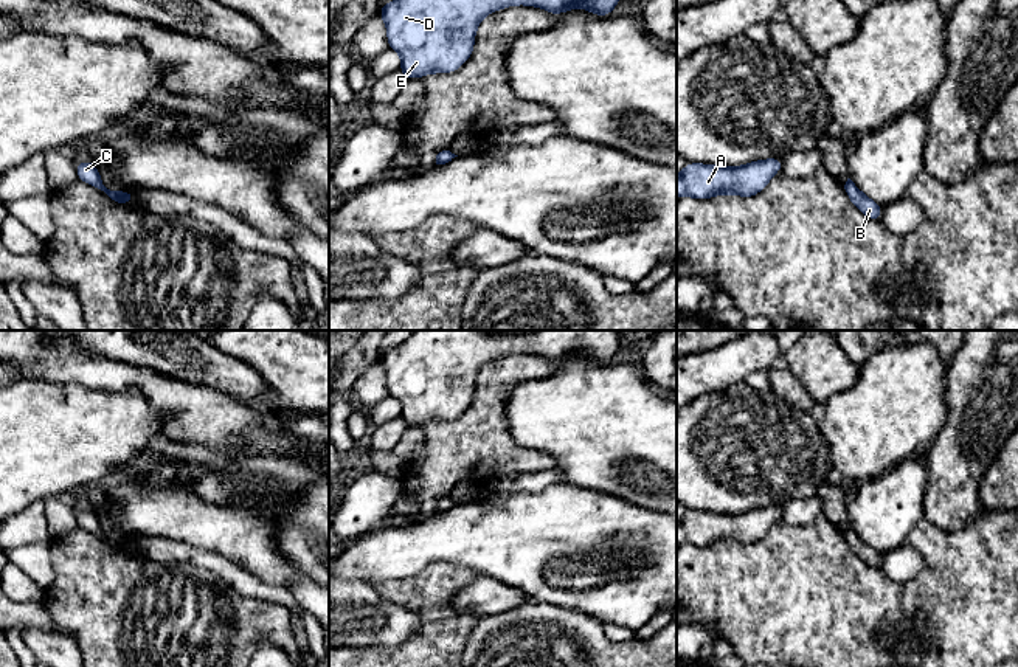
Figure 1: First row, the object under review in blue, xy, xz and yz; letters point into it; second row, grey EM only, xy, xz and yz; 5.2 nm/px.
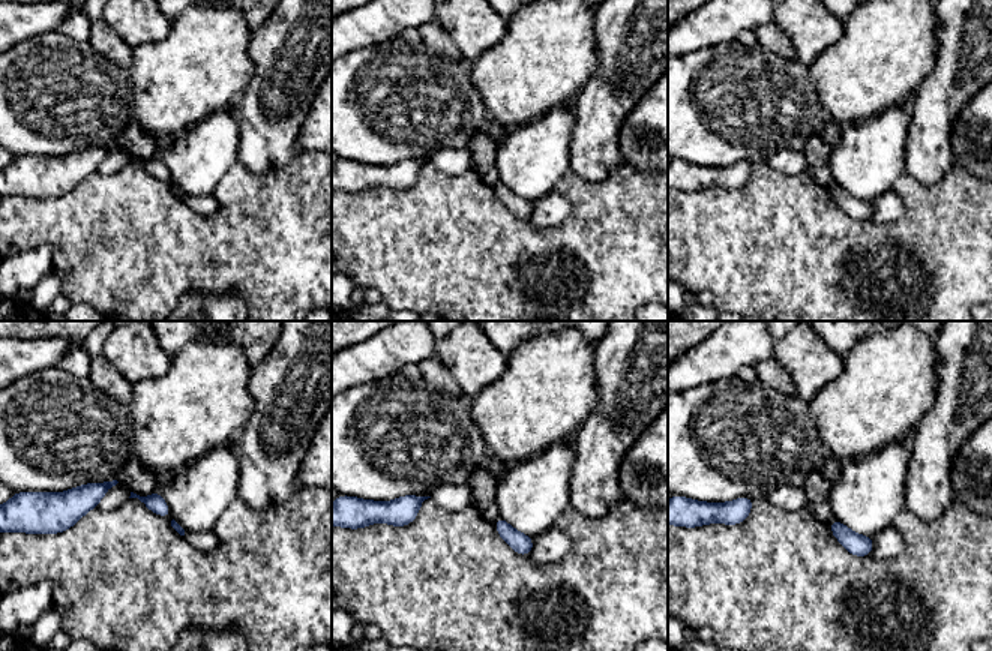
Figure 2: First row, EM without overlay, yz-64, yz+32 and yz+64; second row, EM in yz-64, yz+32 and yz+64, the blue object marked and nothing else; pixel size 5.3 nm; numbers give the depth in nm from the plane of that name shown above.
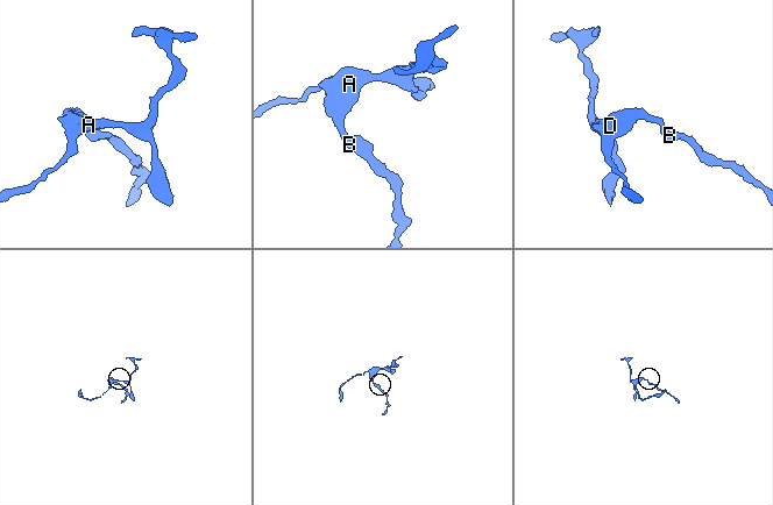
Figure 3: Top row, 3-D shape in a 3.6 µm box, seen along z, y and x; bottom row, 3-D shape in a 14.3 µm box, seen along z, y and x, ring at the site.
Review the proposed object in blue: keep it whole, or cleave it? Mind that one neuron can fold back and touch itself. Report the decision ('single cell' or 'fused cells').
single cell

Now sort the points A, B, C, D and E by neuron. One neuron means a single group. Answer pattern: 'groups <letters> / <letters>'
groups A B C D E

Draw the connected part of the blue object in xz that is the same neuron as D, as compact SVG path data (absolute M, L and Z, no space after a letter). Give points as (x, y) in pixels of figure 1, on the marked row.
M393 0L380 8L385 20L388 48L402 57L400 73L405 78L422 78L430 73L456 71L473 51L475 33L480 22L490 12L514 5L529 5L549 11L566 12L585 8L596 16L608 16L619 0Z

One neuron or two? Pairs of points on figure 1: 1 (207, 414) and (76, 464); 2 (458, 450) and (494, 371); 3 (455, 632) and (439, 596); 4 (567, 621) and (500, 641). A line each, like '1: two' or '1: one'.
1: two
2: one
3: one
4: one

